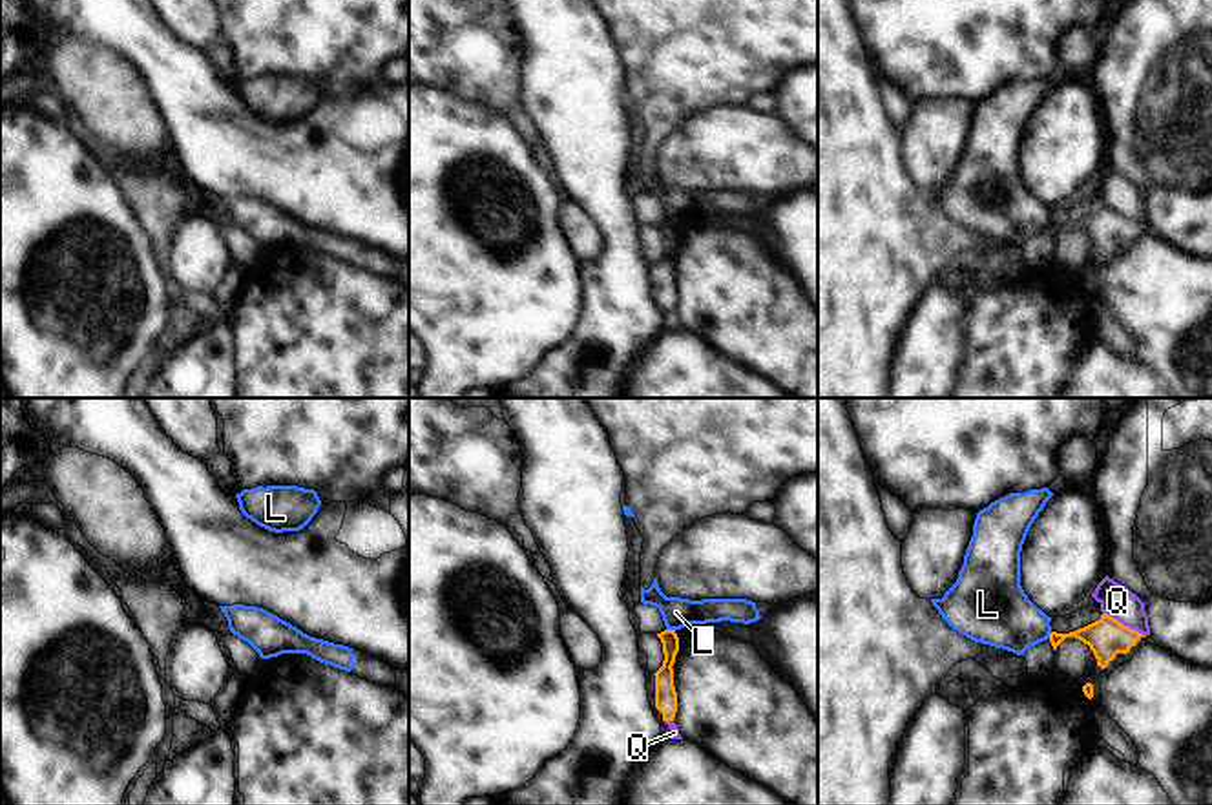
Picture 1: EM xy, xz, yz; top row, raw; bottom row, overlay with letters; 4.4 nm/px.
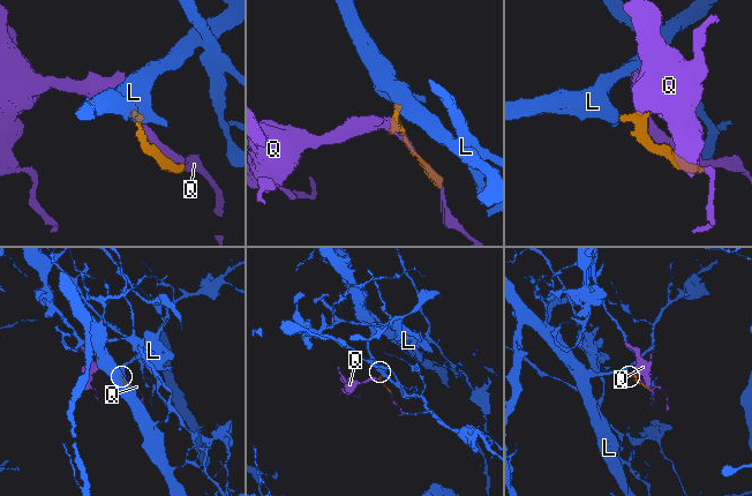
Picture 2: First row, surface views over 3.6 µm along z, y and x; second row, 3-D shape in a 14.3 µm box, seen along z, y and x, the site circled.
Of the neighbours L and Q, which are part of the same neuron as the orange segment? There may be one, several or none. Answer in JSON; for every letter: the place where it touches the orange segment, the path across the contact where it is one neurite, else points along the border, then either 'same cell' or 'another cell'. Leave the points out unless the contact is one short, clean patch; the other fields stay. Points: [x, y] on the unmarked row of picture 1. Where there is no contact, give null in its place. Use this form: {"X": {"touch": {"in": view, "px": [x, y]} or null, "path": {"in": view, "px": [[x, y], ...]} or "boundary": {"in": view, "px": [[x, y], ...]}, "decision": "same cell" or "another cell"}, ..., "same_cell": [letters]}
{"L": {"touch": {"in": "xz", "px": [670, 221]}, "boundary": {"in": "xz", "px": [[667, 219], [674, 221]]}, "decision": "another cell"}, "Q": {"touch": {"in": "yz", "px": [1123, 216]}, "decision": "another cell"}, "same_cell": []}

